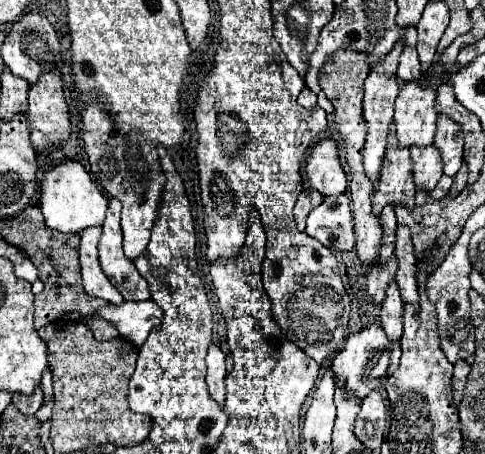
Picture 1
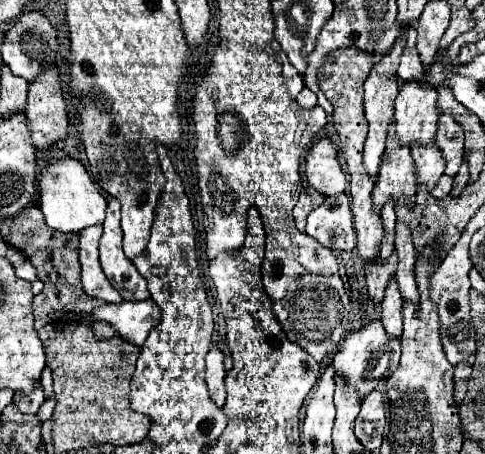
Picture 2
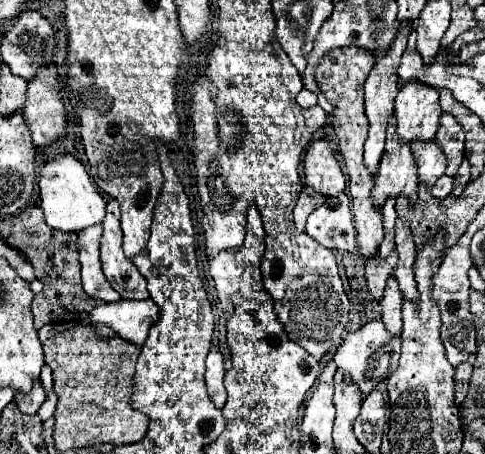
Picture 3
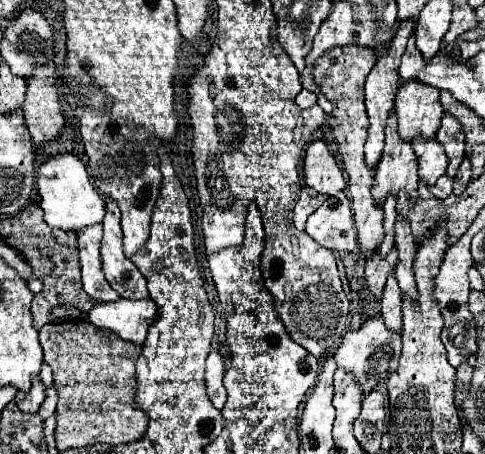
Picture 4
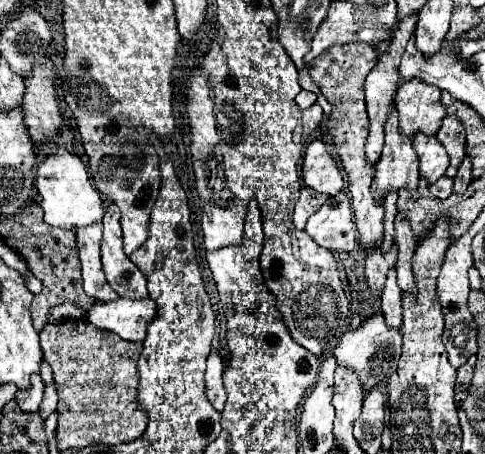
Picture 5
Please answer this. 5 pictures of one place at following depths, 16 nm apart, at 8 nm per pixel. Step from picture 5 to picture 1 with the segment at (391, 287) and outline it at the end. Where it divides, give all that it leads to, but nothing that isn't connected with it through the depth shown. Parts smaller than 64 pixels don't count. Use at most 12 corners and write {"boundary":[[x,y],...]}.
{"boundary":[[396,282],[386,290],[380,324],[388,340],[402,336],[400,292]]}

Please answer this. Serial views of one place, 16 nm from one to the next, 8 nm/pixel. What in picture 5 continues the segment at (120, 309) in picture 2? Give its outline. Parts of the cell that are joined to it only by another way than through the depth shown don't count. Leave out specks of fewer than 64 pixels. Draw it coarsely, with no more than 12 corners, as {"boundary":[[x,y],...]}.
{"boundary":[[150,298],[96,302],[88,320],[142,342],[156,304]]}

